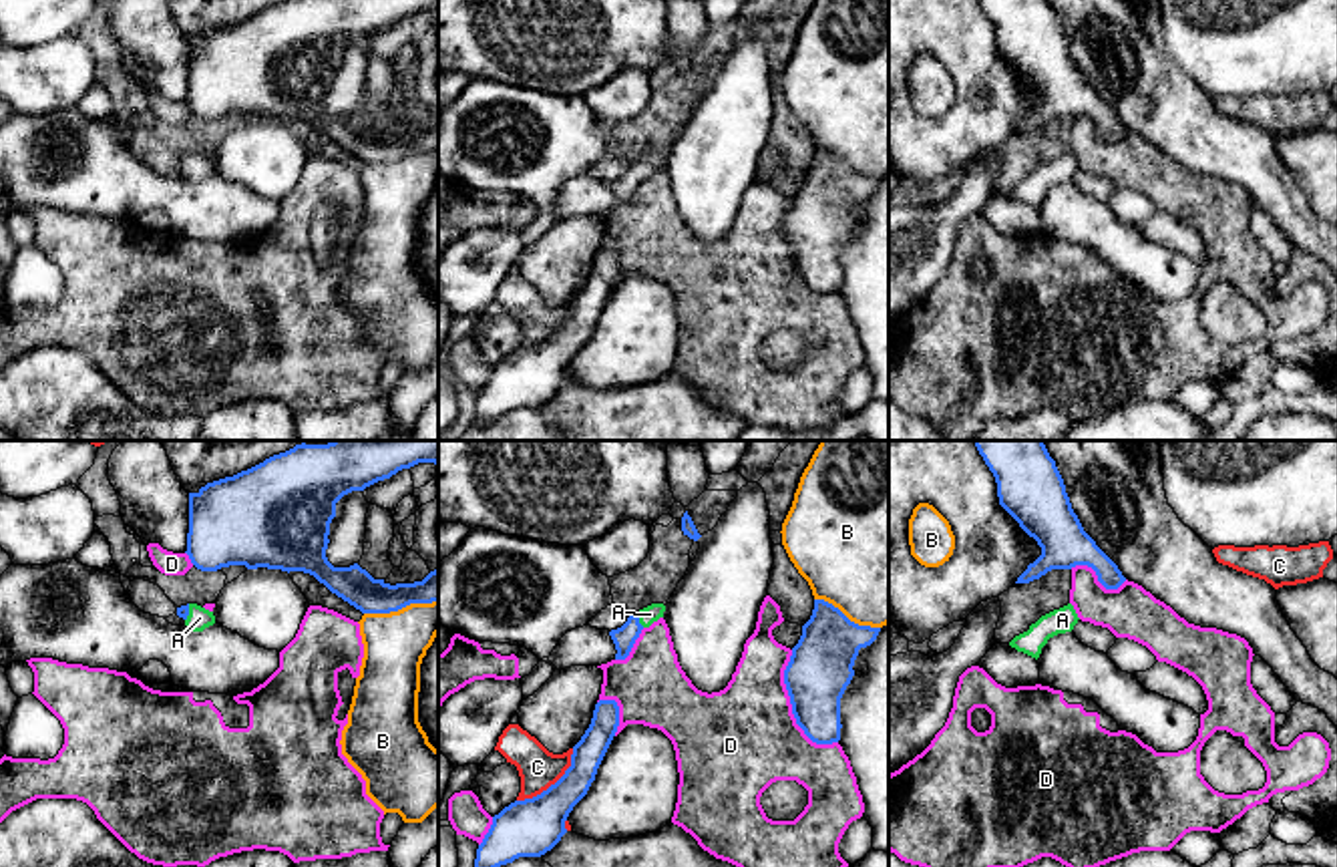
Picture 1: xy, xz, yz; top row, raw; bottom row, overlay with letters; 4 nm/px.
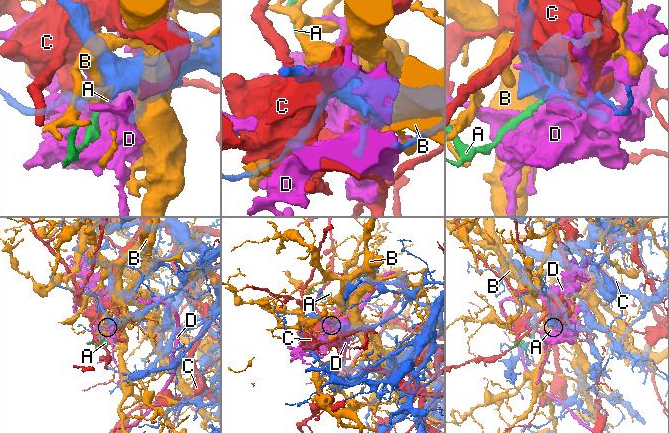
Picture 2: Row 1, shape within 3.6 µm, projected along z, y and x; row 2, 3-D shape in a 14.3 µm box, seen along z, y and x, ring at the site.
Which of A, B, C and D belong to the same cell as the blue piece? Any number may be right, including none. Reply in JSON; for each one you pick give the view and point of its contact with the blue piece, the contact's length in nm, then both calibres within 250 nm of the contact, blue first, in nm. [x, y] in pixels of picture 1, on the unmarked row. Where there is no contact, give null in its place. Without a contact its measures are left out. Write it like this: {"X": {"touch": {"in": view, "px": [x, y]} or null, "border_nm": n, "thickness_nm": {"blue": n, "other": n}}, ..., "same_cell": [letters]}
{"A": {"touch": {"in": "xz", "px": [638, 169]}, "border_nm": 70, "thickness_nm": {"blue": 90, "other": 70}}, "same_cell": ["A"]}

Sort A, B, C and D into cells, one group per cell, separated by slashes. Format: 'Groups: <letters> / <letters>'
Groups: A / B / C / D

